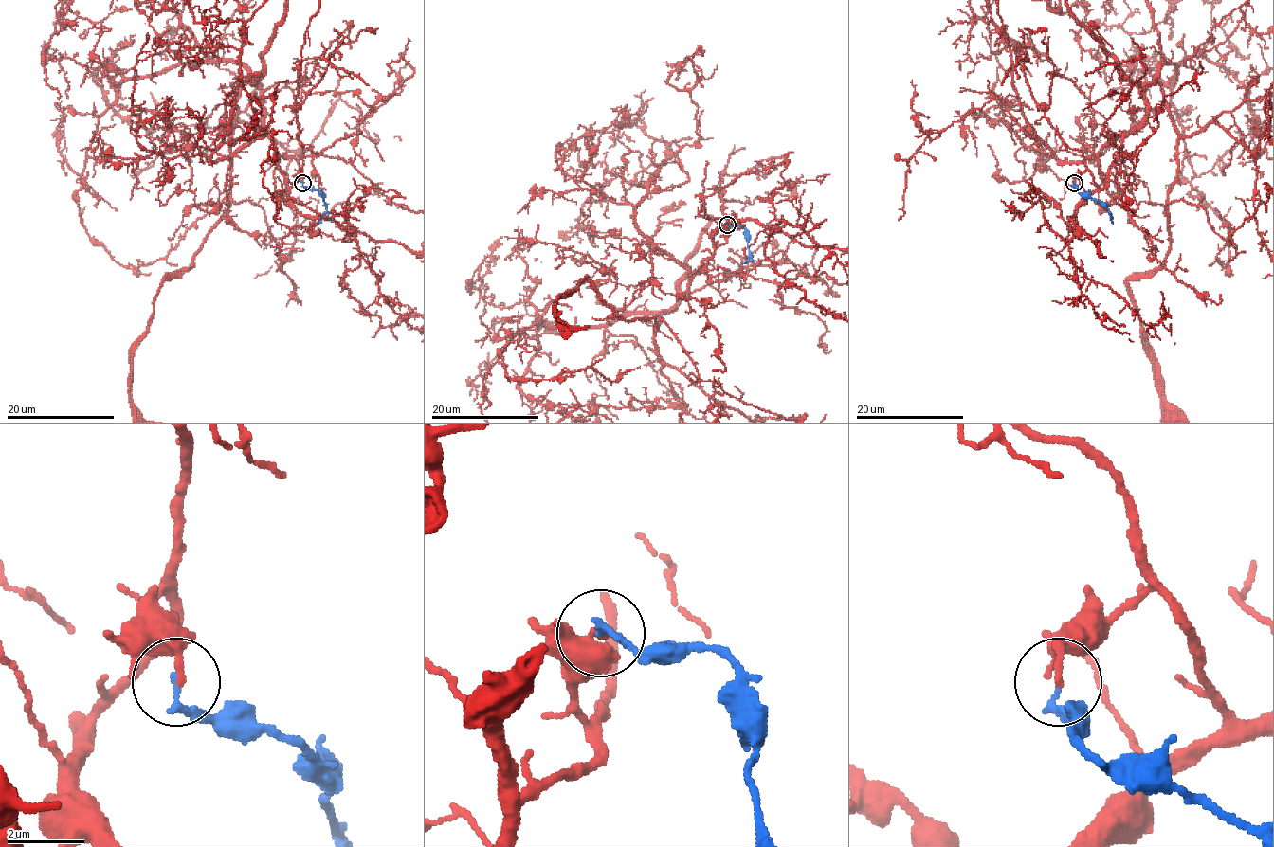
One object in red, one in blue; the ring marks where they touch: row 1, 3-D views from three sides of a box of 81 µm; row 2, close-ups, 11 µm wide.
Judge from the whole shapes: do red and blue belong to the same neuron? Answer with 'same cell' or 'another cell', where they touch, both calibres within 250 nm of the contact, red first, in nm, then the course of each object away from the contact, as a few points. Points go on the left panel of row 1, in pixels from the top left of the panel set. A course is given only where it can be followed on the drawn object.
another cell; at (302, 183); 190 nm thick on the red side, 160 nm on the other; red runs (302, 182), (300, 170), (286, 184), (262, 92), (245, 83), (227, 213), (161, 286), (131, 350); blue runs (302, 182), (304, 186), (316, 189), (321, 194), (327, 210), (318, 224)

